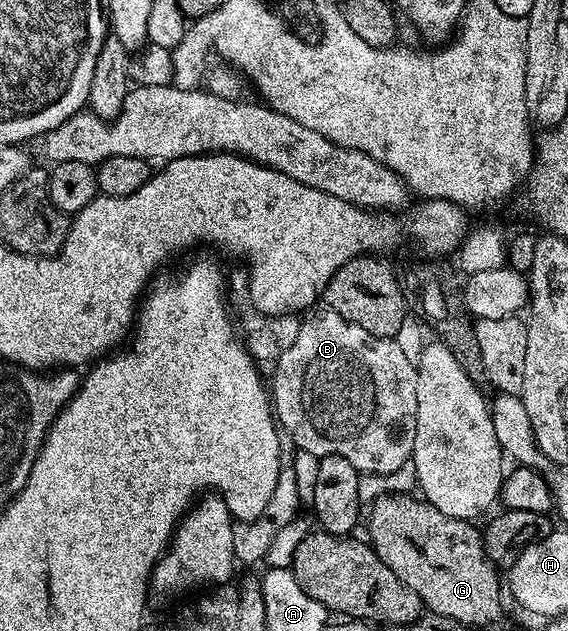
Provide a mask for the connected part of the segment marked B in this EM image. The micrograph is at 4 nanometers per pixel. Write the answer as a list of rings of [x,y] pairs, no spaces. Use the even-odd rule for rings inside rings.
[[[325,307],[319,309],[319,313],[311,312],[309,314],[311,317],[302,321],[300,335],[296,335],[296,343],[292,343],[292,347],[288,347],[288,351],[284,351],[284,355],[280,355],[280,359],[273,366],[272,404],[279,426],[284,430],[285,436],[298,449],[302,448],[304,452],[311,453],[311,458],[340,455],[344,459],[348,459],[348,463],[352,463],[352,467],[356,467],[359,474],[362,475],[381,475],[404,467],[404,463],[413,458],[414,444],[416,443],[416,379],[418,378],[418,370],[415,362],[397,345],[399,343],[397,340],[389,337],[377,337],[364,331],[364,327],[356,327],[356,323],[345,321],[336,311]]]

